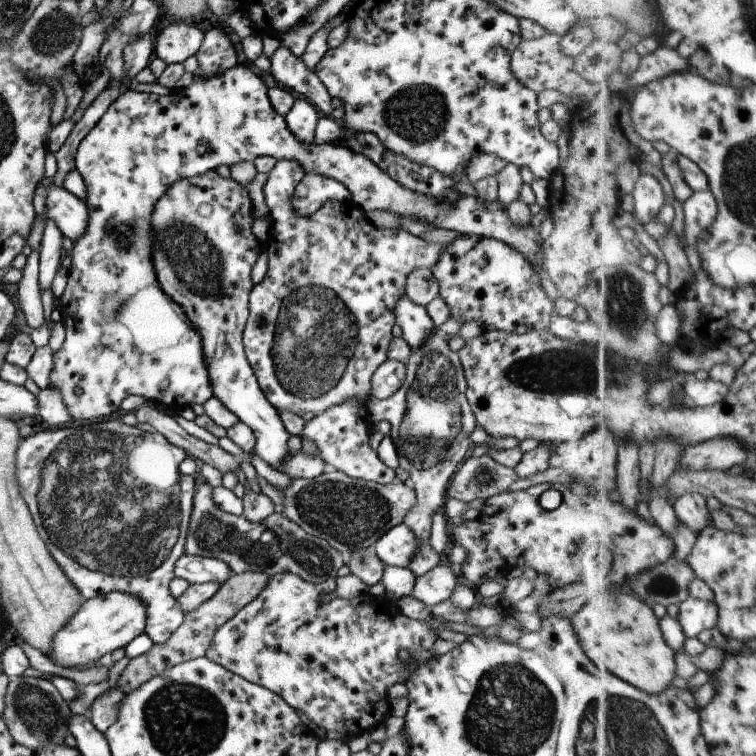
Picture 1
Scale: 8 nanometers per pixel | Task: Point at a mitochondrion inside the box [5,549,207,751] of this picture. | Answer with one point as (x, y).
(36, 710)

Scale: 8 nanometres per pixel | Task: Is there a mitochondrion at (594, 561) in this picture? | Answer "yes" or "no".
no

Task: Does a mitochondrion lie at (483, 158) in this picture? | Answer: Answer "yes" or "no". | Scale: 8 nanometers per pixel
no

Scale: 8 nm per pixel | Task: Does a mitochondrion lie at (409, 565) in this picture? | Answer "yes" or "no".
no

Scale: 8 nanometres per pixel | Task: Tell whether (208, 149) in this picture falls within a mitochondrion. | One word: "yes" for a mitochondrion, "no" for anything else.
no

